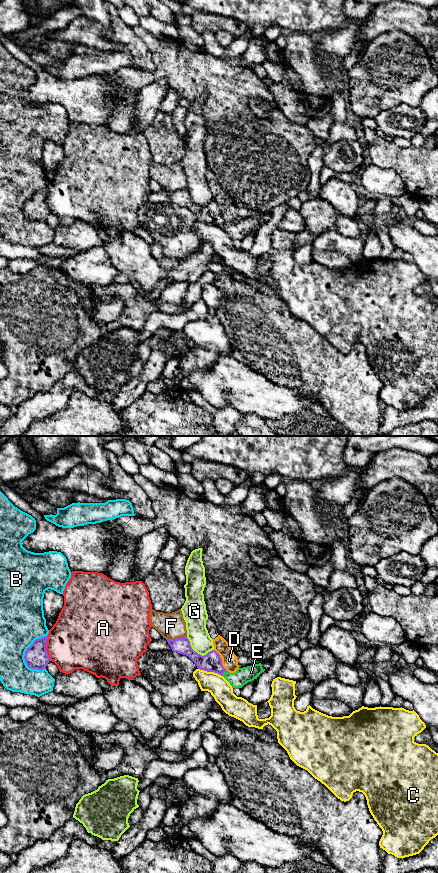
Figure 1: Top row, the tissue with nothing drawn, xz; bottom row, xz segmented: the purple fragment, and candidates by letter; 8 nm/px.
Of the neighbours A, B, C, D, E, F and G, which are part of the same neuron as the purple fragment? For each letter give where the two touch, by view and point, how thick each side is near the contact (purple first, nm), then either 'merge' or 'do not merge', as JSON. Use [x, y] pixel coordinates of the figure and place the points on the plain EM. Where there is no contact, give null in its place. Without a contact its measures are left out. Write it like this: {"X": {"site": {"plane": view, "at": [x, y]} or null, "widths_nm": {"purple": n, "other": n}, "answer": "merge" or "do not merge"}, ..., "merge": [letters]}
{"A": {"site": {"plane": "xz", "at": [45, 200]}, "widths_nm": {"purple": 190, "other": 440}, "answer": "do not merge"}, "B": {"site": {"plane": "xz", "at": [27, 201]}, "widths_nm": {"purple": 190, "other": 360}, "answer": "do not merge"}, "C": {"site": {"plane": "xz", "at": [210, 223]}, "widths_nm": {"purple": 160, "other": 170}, "answer": "do not merge"}, "D": {"site": {"plane": "xz", "at": [221, 212]}, "widths_nm": {"purple": 160, "other": 130}, "answer": "do not merge"}, "E": {"site": {"plane": "xz", "at": [224, 223]}, "widths_nm": {"purple": 160, "other": 140}, "answer": "merge"}, "F": {"site": {"plane": "xz", "at": [177, 190]}, "widths_nm": {"purple": 130, "other": 220}, "answer": "do not merge"}, "G": {"site": {"plane": "xz", "at": [196, 204]}, "widths_nm": {"purple": 160, "other": 170}, "answer": "do not merge"}, "merge": ["E"]}

